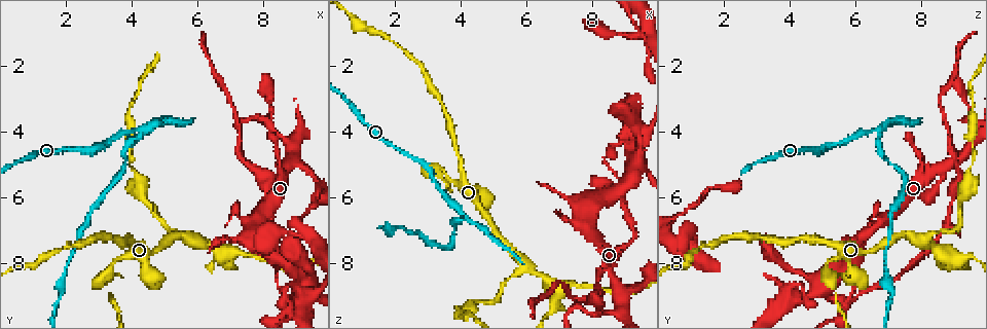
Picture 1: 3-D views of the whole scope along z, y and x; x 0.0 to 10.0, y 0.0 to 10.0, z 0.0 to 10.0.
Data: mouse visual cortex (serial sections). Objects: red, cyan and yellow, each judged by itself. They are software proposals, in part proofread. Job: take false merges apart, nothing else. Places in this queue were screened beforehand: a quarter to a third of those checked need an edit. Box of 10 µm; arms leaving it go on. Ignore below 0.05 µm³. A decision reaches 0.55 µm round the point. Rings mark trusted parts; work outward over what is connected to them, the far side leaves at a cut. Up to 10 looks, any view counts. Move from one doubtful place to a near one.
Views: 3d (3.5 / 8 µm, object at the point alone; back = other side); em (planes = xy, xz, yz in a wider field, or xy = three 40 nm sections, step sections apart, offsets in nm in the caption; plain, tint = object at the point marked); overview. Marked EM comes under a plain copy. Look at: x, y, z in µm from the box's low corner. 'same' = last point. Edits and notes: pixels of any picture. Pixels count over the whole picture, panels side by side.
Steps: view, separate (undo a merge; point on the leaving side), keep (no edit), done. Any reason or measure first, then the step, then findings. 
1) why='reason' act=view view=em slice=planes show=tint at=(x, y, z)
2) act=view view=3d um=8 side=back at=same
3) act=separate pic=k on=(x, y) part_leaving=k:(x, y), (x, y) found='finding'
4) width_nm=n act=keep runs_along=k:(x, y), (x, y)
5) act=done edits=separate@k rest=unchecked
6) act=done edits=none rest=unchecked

act=view view=3d um=3.5 at=(6.00, 7.30, 8.05)

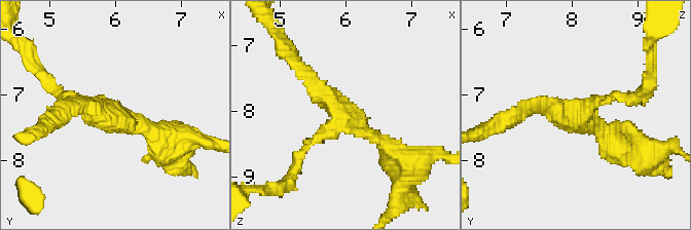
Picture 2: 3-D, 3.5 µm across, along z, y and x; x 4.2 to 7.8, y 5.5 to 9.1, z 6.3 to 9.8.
arms=3 arm_widths_nm=150,200,200 act=view view=em slice=xy step=1 show=tint at=(5.95, 7.30, 8.10)

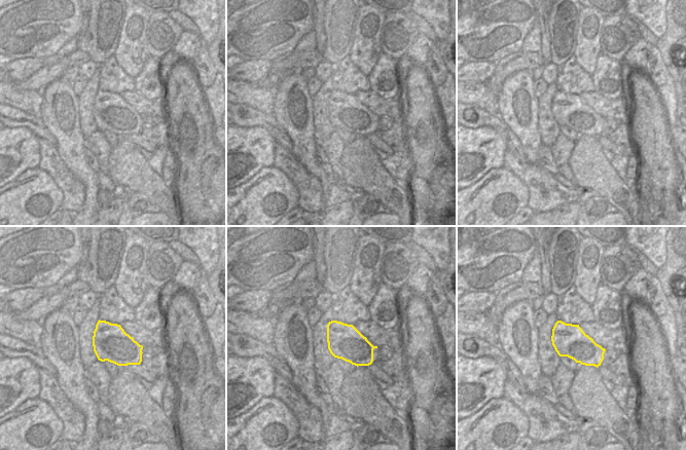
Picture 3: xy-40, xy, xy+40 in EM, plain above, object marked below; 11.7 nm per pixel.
act=keep runs_along=2:(299, 66), (340, 115), (394, 152) found='one cell here'

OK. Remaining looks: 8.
why='a narrow waist' act=view view=3d um=3.5 at=(4.65, 6.35, 9.15)

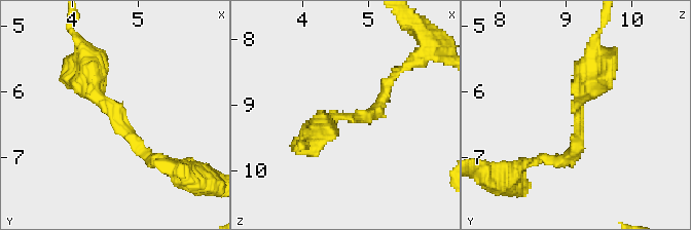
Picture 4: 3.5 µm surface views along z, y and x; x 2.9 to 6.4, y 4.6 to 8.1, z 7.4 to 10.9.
act=view view=em slice=planes show=tint at=(4.60, 6.30, 9.15)

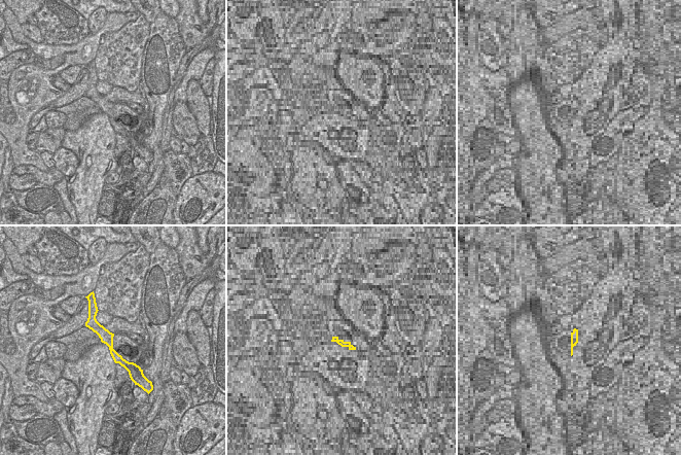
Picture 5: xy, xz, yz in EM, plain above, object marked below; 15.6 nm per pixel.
width_nm=200 act=keep runs_along=4:(151, 162), (92, 90), (88, 55) found='continuous, no second cell'

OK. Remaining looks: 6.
why='arms part here' act=view view=3d um=3.5 at=(4.20, 4.00, 6.75)

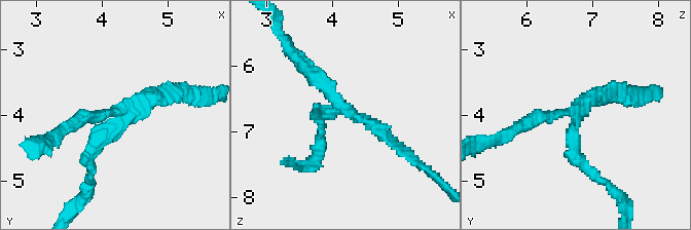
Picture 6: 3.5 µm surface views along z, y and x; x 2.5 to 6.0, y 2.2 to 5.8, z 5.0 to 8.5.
act=view view=em slice=planes show=tint at=(4.25, 4.00, 6.70)

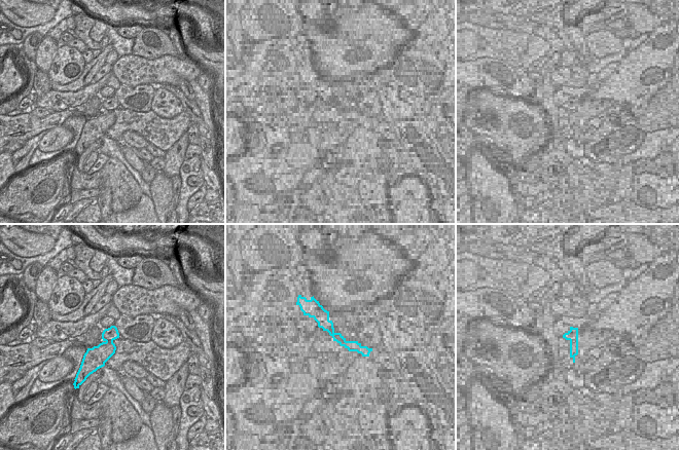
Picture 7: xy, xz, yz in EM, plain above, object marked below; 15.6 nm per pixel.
act=separate pic=6 on=(93, 148) part_leaving=6:(118, 118), (89, 153), (86, 194) found='two cells meet here'

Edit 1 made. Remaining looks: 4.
act=view view=overview

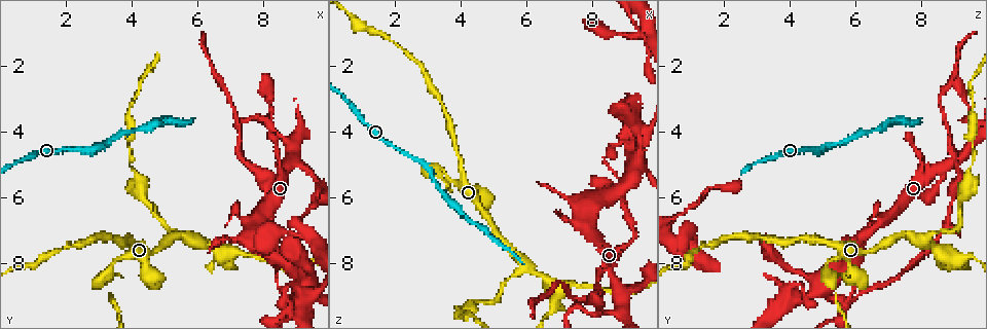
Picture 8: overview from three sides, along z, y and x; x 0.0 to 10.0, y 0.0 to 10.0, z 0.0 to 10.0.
why='three arms meet' act=view view=3d um=3.5 at=(9.20, 8.95, 4.00)

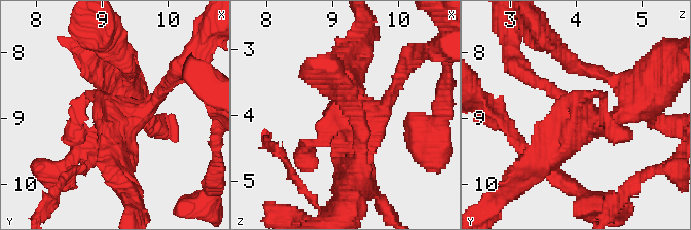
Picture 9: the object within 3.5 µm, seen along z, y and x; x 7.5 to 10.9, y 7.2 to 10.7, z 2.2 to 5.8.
why='now the EM' act=view view=em slice=xy step=2 show=tint at=(9.25, 8.95, 3.95)

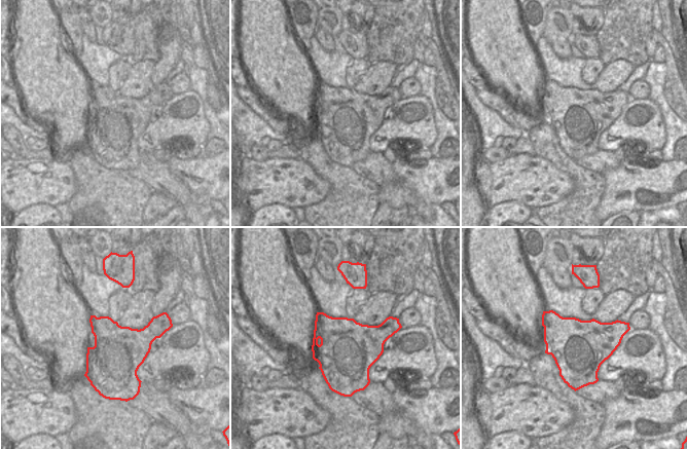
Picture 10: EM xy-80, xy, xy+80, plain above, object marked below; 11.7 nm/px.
act=view view=em slice=xy step=3 show=tint at=same

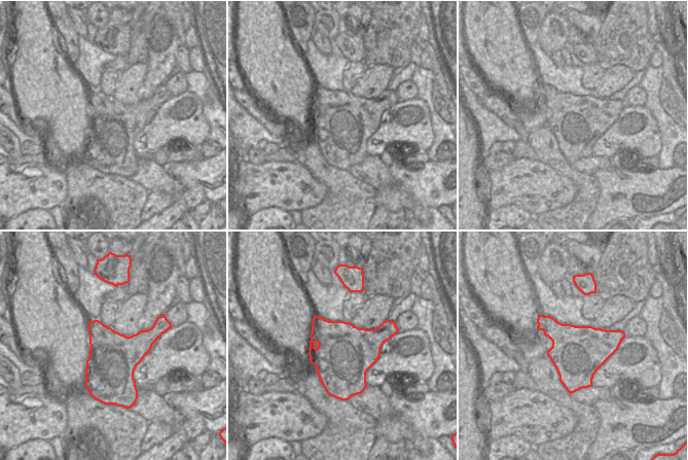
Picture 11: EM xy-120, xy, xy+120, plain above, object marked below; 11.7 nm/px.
act=keep runs_along=9:(354, 171), (351, 113), (310, 142) found='continuous, no second cell'

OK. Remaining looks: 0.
act=done edits=separate@6 rest=unchecked

